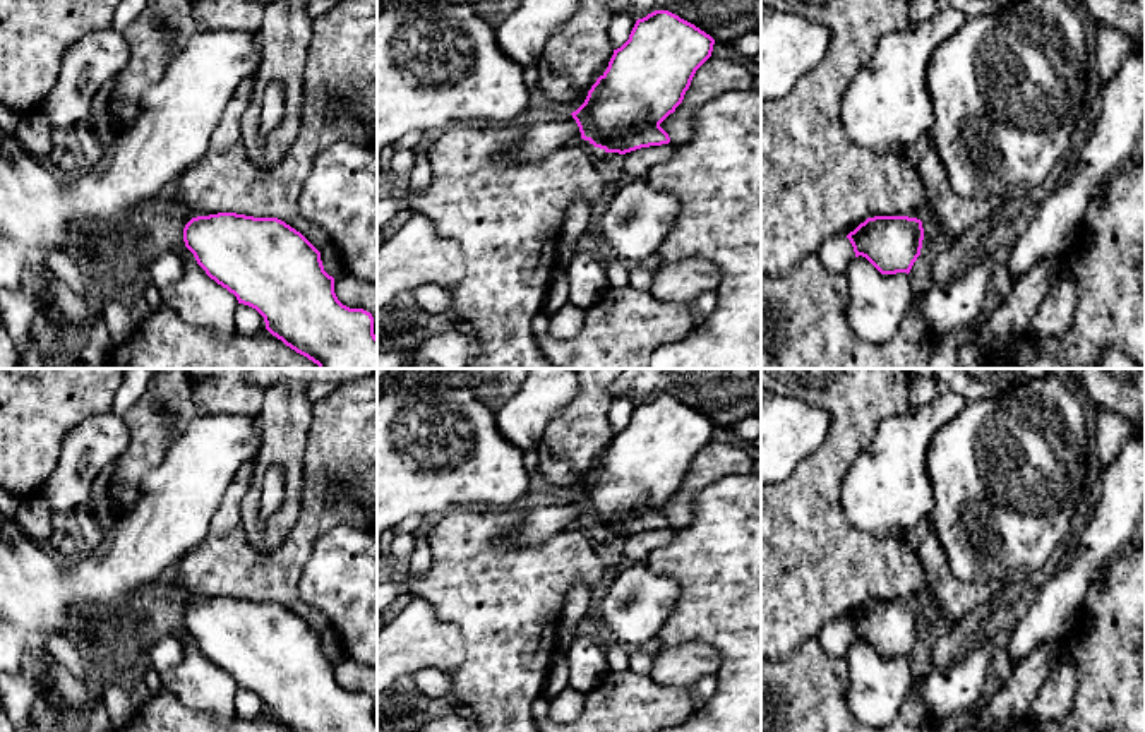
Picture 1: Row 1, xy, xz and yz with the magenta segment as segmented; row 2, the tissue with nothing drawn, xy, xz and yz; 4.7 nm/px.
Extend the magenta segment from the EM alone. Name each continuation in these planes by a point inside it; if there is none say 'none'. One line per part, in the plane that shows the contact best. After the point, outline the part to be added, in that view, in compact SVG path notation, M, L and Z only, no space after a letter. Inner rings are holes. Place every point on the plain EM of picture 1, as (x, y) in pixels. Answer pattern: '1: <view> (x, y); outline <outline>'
1: xz (540, 523); outline M569 499L562 506L531 507L526 513L523 523L518 525L509 535L506 535L504 540L514 545L540 543L552 535L557 535L579 525L579 511L572 499Z

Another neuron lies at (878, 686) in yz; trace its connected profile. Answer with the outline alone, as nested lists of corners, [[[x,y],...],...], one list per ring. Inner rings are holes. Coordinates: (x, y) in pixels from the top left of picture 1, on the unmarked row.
[[[854,641],[845,655],[848,706],[857,720],[886,727],[912,693],[914,672],[907,657],[881,658],[866,641]]]

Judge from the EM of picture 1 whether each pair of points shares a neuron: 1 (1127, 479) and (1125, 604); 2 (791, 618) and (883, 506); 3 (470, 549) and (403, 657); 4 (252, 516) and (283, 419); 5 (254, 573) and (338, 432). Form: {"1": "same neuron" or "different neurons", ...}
{"1": "different neurons", "2": "different neurons", "3": "different neurons", "4": "same neuron", "5": "same neuron"}

